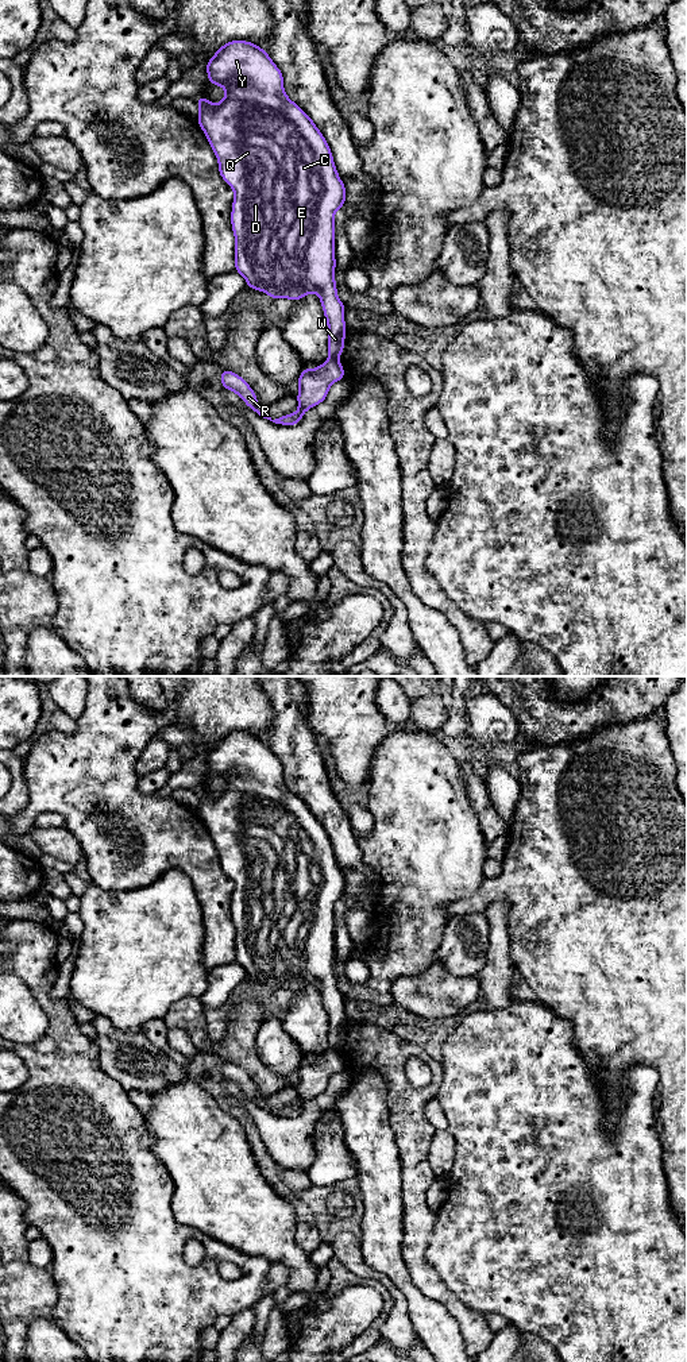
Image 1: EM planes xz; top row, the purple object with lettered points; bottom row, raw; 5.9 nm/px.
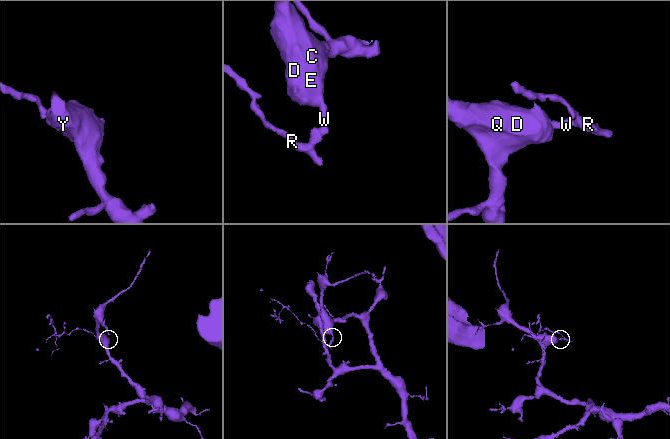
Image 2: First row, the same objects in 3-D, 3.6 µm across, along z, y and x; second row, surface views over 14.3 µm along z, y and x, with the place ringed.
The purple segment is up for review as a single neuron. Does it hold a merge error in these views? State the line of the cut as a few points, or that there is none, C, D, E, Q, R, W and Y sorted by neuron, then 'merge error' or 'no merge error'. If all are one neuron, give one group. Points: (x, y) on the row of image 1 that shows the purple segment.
cut in xz along (330, 355), (336, 359); C D E Q W Y / R; merge error

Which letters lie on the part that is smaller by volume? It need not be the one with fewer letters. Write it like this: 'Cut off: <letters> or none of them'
Cut off: R

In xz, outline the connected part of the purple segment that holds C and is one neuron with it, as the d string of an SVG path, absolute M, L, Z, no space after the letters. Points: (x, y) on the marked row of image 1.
M231 40L216 50L207 63L212 85L225 89L225 97L212 104L197 97L197 123L202 128L219 162L221 178L235 192L231 224L235 235L235 270L244 277L248 288L260 290L274 300L297 301L309 293L320 297L328 323L328 351L339 358L344 350L346 306L337 298L335 282L335 224L336 211L346 205L346 185L341 182L329 144L313 120L285 93L283 76L267 51L247 40Z

